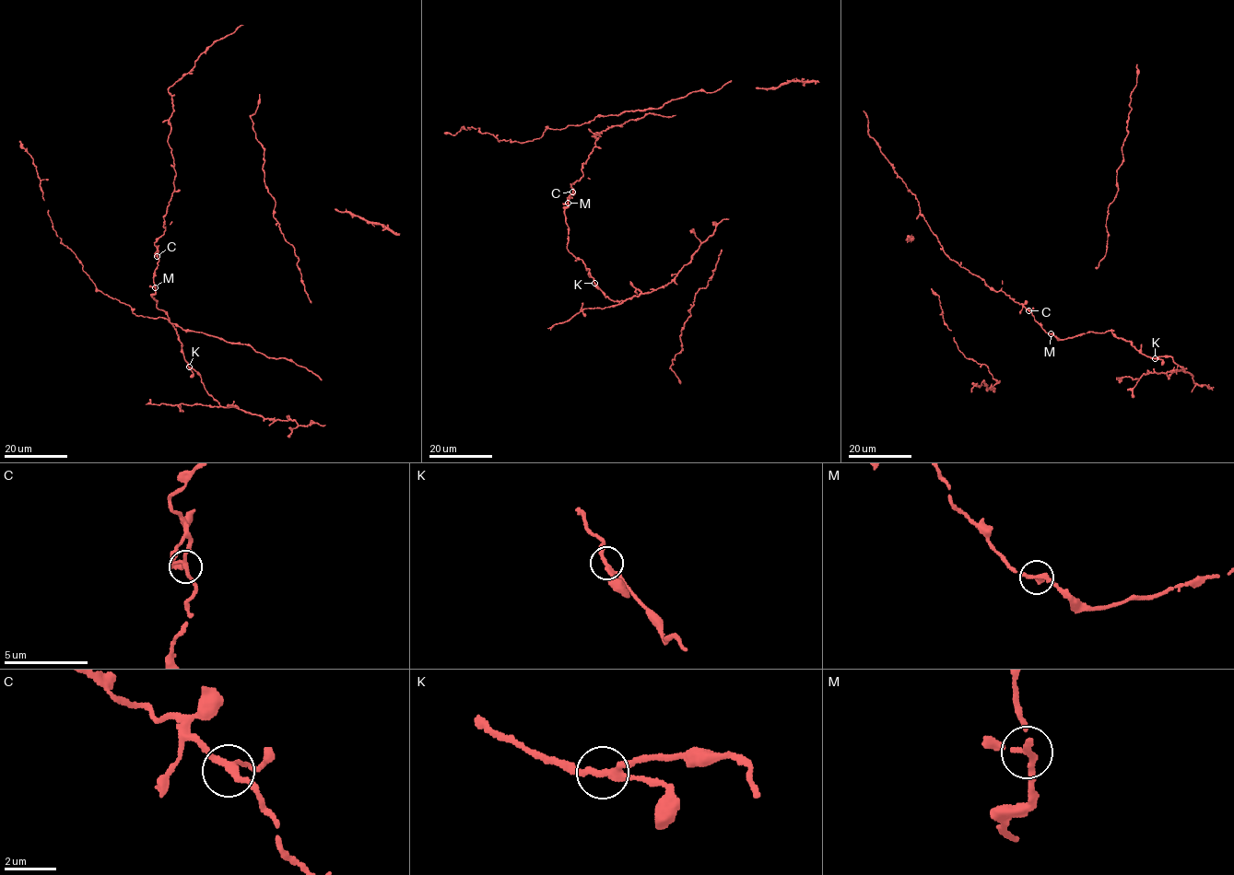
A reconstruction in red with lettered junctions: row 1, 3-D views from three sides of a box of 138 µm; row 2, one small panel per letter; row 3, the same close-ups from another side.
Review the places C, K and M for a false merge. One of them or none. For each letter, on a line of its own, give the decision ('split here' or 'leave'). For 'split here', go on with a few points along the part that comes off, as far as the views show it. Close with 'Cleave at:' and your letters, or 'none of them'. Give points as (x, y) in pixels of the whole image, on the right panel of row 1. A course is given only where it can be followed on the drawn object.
C: leave
K: leave
M: leave
Cleave at: none of them

